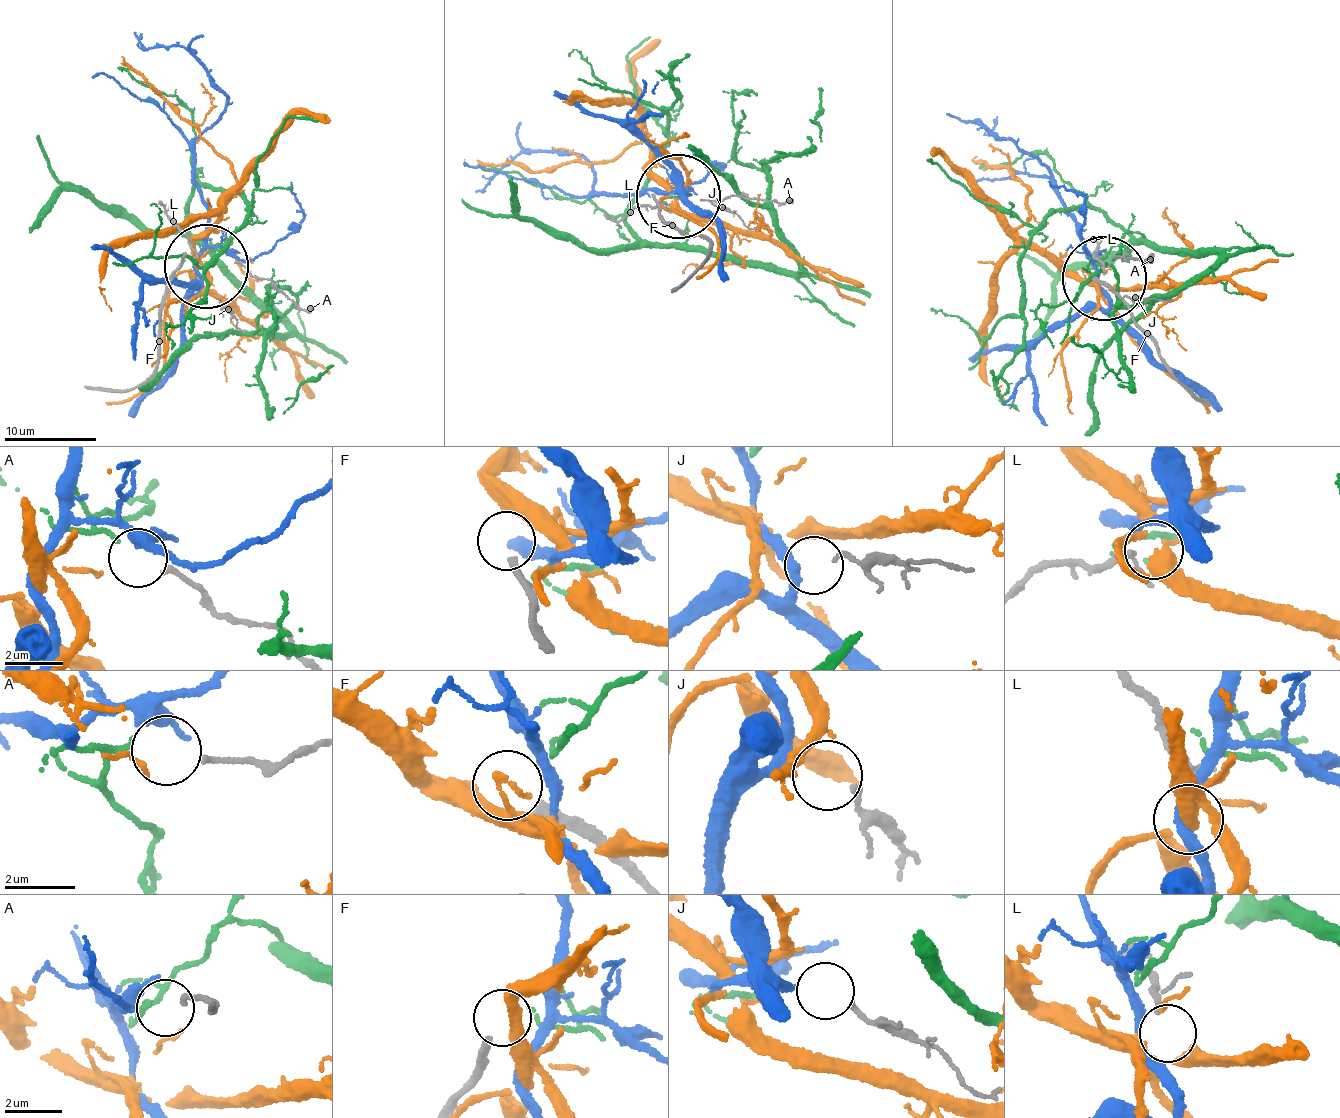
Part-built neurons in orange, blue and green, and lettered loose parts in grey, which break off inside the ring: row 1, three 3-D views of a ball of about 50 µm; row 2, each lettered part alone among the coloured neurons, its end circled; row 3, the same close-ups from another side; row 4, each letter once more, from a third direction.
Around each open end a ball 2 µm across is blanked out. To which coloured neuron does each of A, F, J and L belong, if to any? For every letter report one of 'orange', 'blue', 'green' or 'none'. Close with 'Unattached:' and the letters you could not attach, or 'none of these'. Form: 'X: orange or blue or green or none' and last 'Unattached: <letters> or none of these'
A: green
F: none
J: blue
L: orange
Unattached: F

